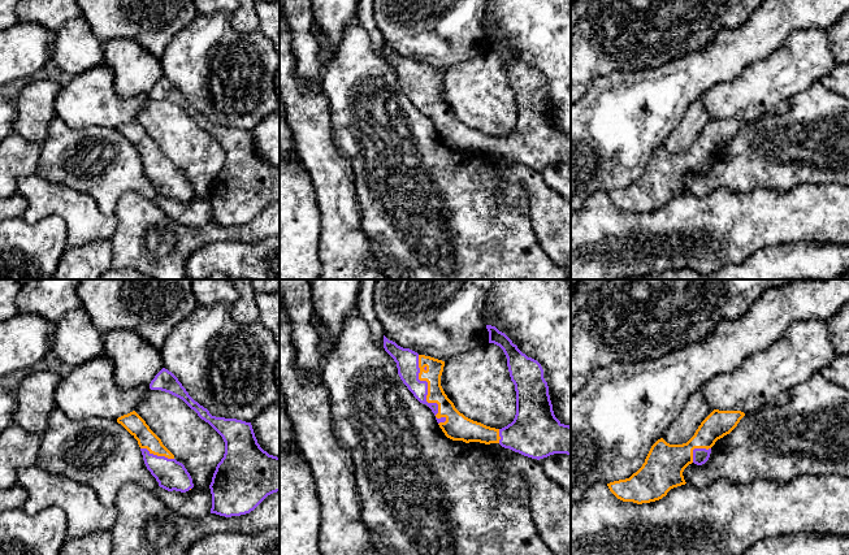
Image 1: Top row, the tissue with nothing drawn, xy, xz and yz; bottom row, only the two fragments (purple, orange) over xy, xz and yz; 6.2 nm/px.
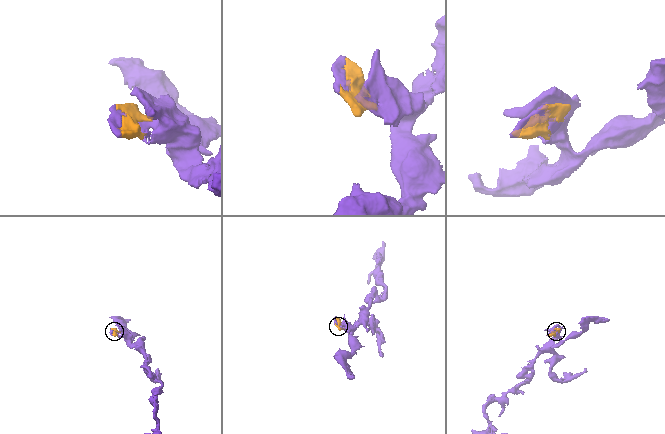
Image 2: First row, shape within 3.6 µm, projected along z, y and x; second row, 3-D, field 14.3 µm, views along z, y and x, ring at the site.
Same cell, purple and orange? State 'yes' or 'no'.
yes

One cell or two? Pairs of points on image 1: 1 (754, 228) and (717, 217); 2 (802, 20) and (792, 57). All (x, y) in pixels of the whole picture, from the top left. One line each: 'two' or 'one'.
1: one
2: two

